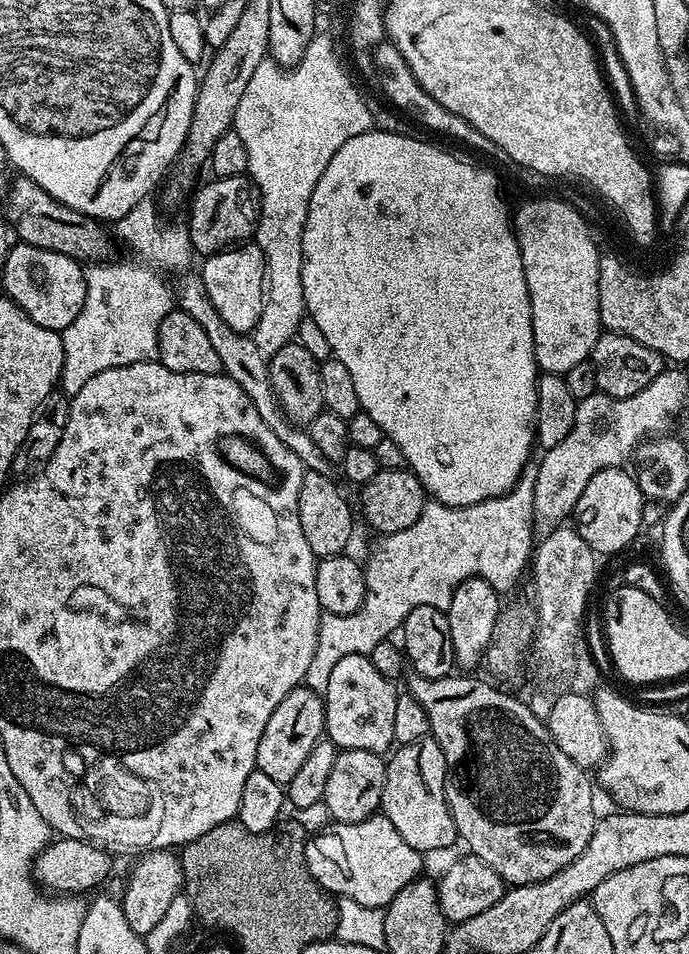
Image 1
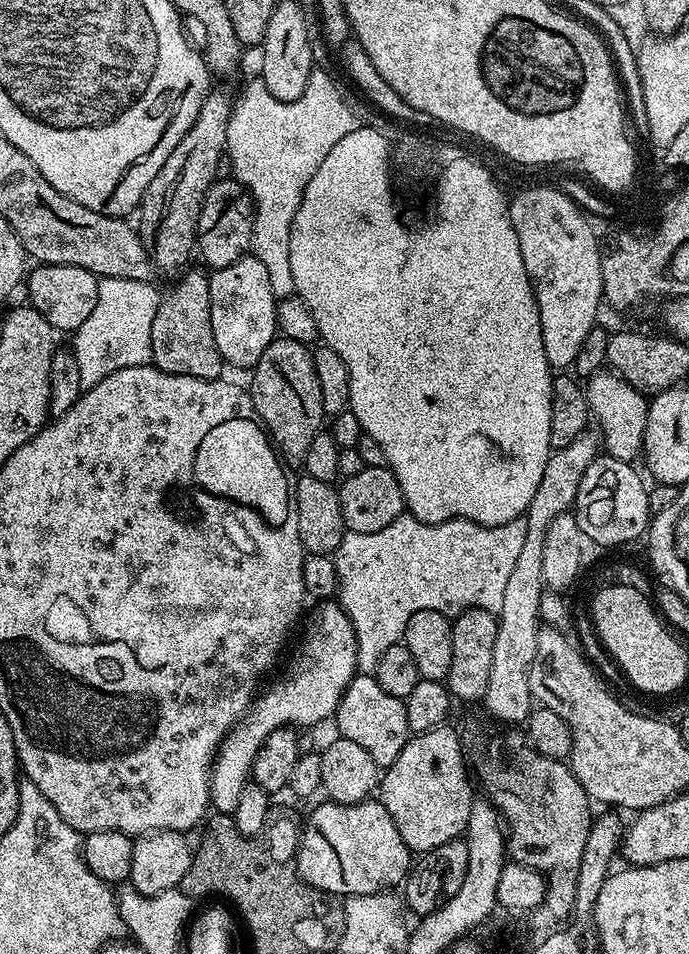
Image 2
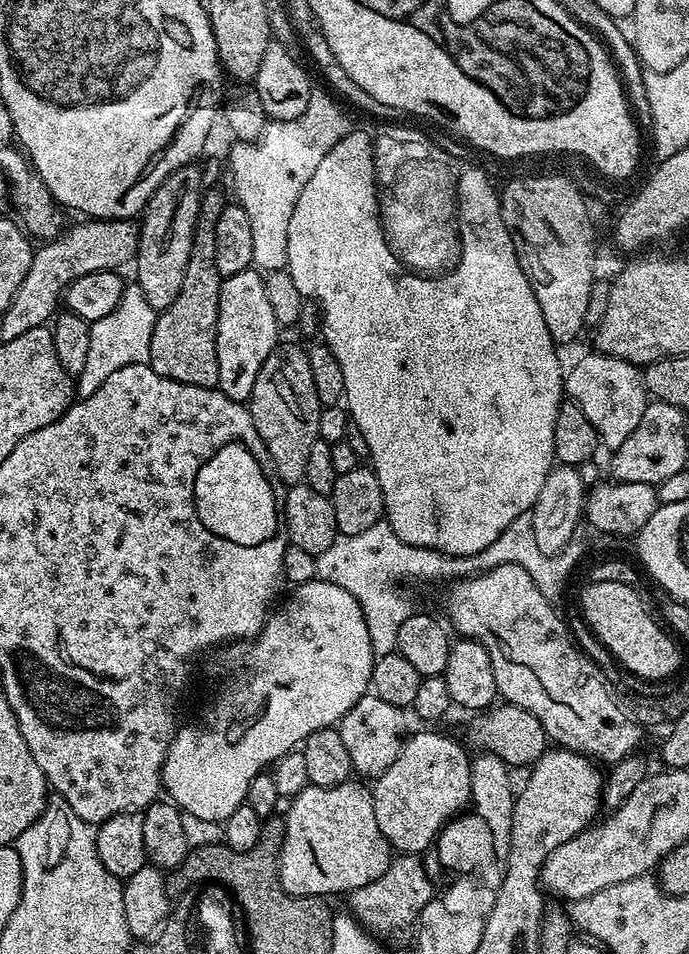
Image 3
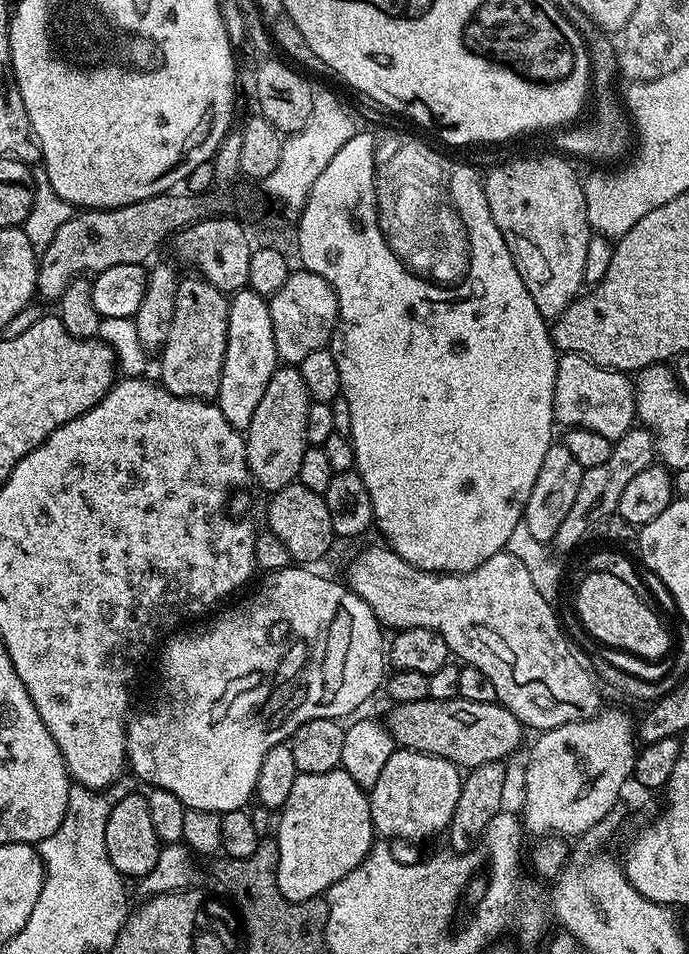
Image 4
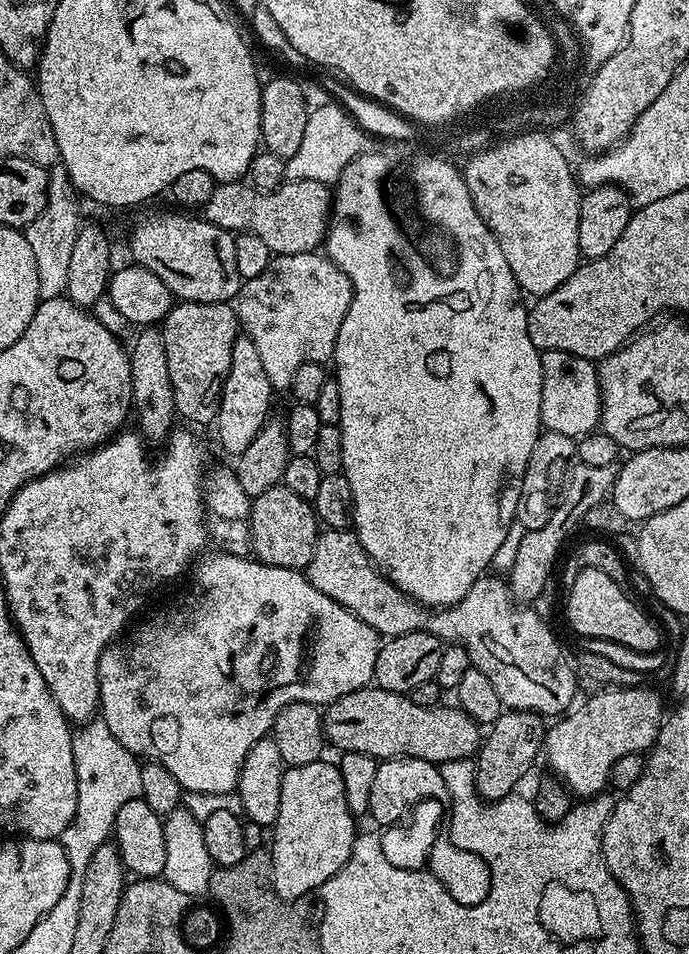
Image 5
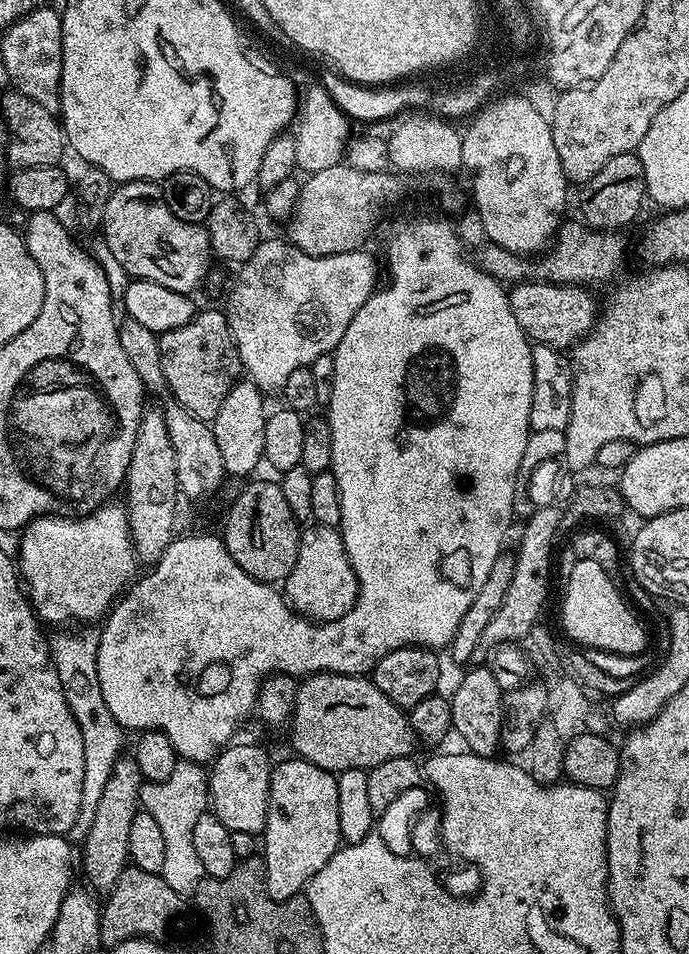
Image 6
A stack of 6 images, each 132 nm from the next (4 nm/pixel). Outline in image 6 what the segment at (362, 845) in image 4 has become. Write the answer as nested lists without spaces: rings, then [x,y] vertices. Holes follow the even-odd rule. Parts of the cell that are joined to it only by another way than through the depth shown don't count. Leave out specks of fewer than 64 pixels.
[[[299,758],[284,760],[275,765],[270,778],[270,798],[268,799],[268,817],[262,833],[262,855],[266,878],[264,885],[275,900],[289,900],[292,896],[301,895],[308,883],[330,862],[330,858],[341,847],[338,830],[338,782],[331,772],[322,770],[310,762]]]

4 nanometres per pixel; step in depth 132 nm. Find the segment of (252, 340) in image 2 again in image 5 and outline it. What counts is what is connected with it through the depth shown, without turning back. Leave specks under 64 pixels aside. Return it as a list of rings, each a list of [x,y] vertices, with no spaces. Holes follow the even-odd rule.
[[[237,335],[234,342],[234,350],[230,354],[230,374],[226,374],[226,382],[220,399],[220,409],[214,421],[216,436],[220,444],[229,452],[232,458],[239,456],[254,438],[258,438],[258,430],[268,423],[272,408],[272,395],[274,389],[270,378],[266,378],[266,369],[262,367],[262,361],[254,342],[246,335]]]

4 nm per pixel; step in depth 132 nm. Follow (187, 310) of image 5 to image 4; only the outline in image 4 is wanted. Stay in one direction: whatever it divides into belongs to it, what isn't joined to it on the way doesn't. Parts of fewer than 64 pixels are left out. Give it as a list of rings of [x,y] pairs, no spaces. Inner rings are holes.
[[[199,275],[184,276],[174,298],[174,326],[159,353],[159,383],[170,394],[191,400],[215,401],[222,382],[222,362],[226,358],[229,297]]]

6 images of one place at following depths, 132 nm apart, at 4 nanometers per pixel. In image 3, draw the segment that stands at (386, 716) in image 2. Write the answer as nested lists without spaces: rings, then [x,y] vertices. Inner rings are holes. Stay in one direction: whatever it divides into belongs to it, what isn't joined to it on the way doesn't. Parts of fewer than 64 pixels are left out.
[[[369,694],[354,702],[354,706],[340,720],[338,727],[342,742],[350,753],[352,770],[357,777],[375,778],[390,770],[410,732],[408,720],[404,716],[407,716],[405,709],[390,706],[390,702],[382,702],[382,698]]]

